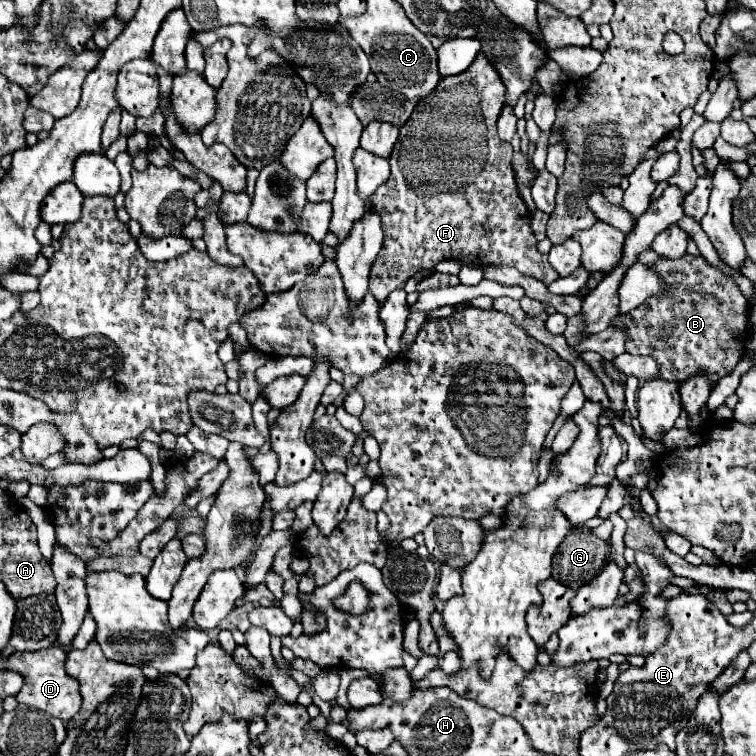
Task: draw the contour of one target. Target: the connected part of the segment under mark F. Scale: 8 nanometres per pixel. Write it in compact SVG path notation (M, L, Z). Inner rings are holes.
M478 53L478 57L474 59L474 63L468 67L468 71L460 73L460 75L452 75L452 77L442 77L440 83L436 85L436 89L426 97L426 99L420 99L418 105L414 107L408 123L404 123L400 127L400 137L396 141L396 147L392 149L392 155L390 155L390 165L392 165L392 173L388 177L388 181L384 185L378 187L378 191L368 199L368 203L372 203L380 215L382 215L382 229L384 229L384 245L372 265L372 271L370 271L370 293L382 303L390 291L398 289L398 287L404 287L404 283L420 269L428 271L428 273L434 273L434 265L442 259L456 259L460 261L462 265L472 265L472 267L486 267L486 265L512 265L516 267L522 275L528 275L528 277L534 277L538 281L542 281L544 285L550 285L558 273L554 271L554 267L550 265L548 261L548 255L542 255L538 249L536 249L536 237L530 229L530 213L528 213L528 207L524 205L522 197L518 195L518 189L516 189L516 181L514 181L514 171L512 171L512 145L510 143L504 143L502 139L498 139L498 133L496 133L496 119L504 107L504 95L506 95L506 89L504 89L504 81L500 79L500 73L496 71L496 67L492 63L488 63L488 57L484 57L484 53Z

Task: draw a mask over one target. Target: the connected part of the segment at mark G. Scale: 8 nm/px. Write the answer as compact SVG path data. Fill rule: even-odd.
M572 531L554 555L552 577L576 591L580 583L586 583L600 571L604 555L608 555L608 547L602 539L596 539L586 531Z

